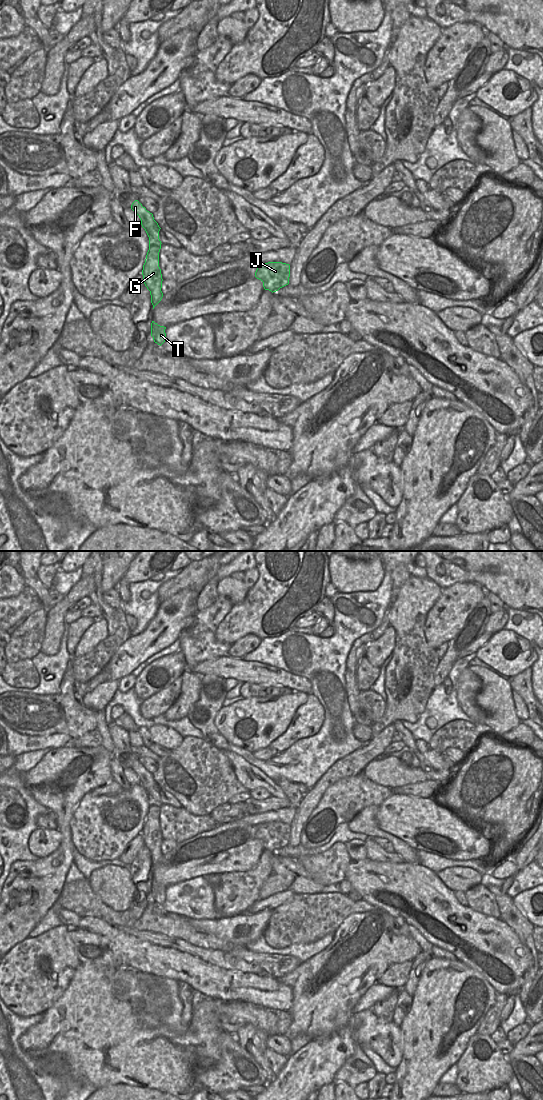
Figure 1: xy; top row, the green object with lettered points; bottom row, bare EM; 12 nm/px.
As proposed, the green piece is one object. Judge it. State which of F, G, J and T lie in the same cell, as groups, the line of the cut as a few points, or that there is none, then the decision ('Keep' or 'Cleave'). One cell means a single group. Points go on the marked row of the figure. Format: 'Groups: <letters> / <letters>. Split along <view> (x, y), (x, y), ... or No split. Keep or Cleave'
Groups: F J / G T. Split along xy (149, 245), (156, 245), (159, 249). Cleave.

